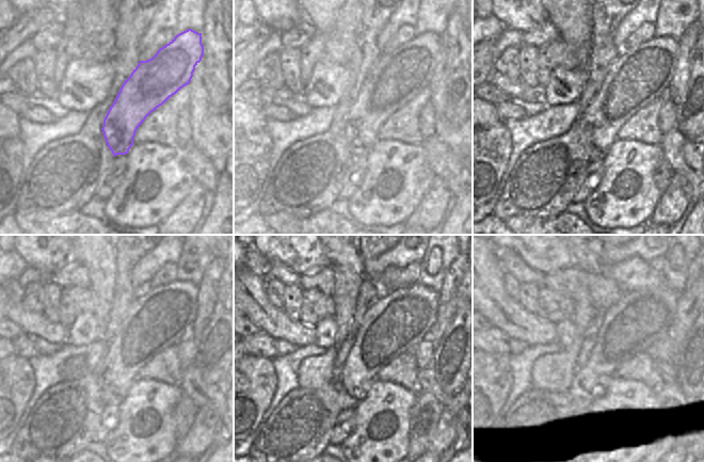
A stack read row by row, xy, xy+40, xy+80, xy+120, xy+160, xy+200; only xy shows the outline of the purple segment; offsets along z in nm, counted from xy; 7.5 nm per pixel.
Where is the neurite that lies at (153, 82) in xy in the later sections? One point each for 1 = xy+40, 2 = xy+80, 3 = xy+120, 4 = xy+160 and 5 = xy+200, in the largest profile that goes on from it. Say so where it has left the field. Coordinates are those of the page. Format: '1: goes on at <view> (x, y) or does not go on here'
1: goes on at xy+40 (398, 77)
2: goes on at xy+80 (638, 77)
3: goes on at xy+120 (158, 318)
4: goes on at xy+160 (397, 321)
5: goes on at xy+200 (632, 325)

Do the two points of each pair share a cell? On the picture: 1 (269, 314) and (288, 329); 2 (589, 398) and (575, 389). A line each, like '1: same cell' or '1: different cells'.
1: same cell
2: same cell

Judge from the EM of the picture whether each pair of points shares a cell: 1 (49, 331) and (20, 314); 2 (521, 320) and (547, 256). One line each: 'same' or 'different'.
1: same
2: different

